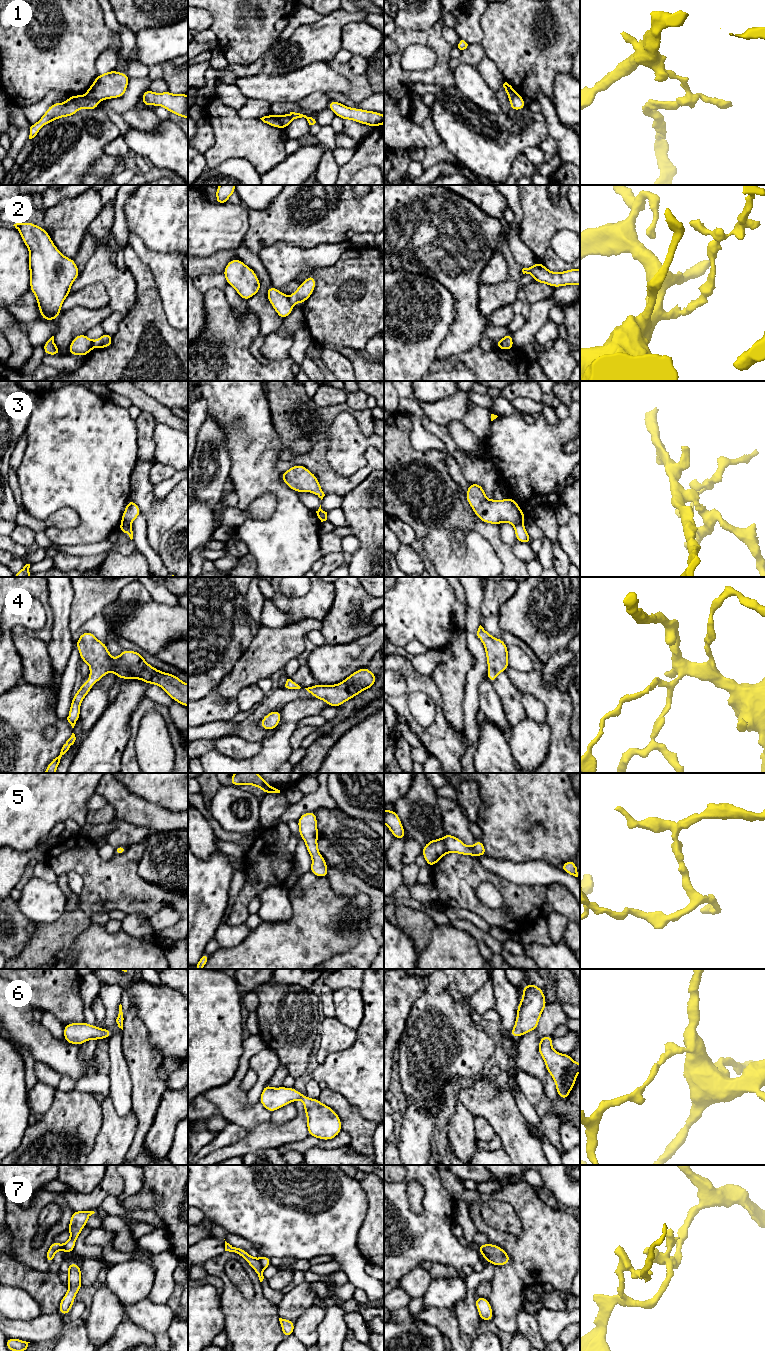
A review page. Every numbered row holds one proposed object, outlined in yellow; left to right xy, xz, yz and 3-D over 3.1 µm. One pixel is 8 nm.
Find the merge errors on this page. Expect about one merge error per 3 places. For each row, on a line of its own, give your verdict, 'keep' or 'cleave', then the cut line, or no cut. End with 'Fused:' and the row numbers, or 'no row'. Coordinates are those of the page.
1: cleave; cut xy (86, 94), (98, 101)
2: cleave; cut xy (94, 342), (96, 345)
3: cleave; cut xy (121, 523), (130, 525)
4: keep; cut none
5: keep; cut none
6: keep; cut none
7: cleave; cut xz (258, 1259), (263, 1268)
Fused: 1, 2, 3, 7

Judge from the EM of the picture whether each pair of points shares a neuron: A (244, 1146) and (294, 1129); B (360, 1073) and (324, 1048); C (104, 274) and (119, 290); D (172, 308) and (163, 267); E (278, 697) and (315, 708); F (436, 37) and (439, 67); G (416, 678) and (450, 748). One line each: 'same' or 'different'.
A: same
B: different
C: same
D: same
E: different
F: same
G: same

